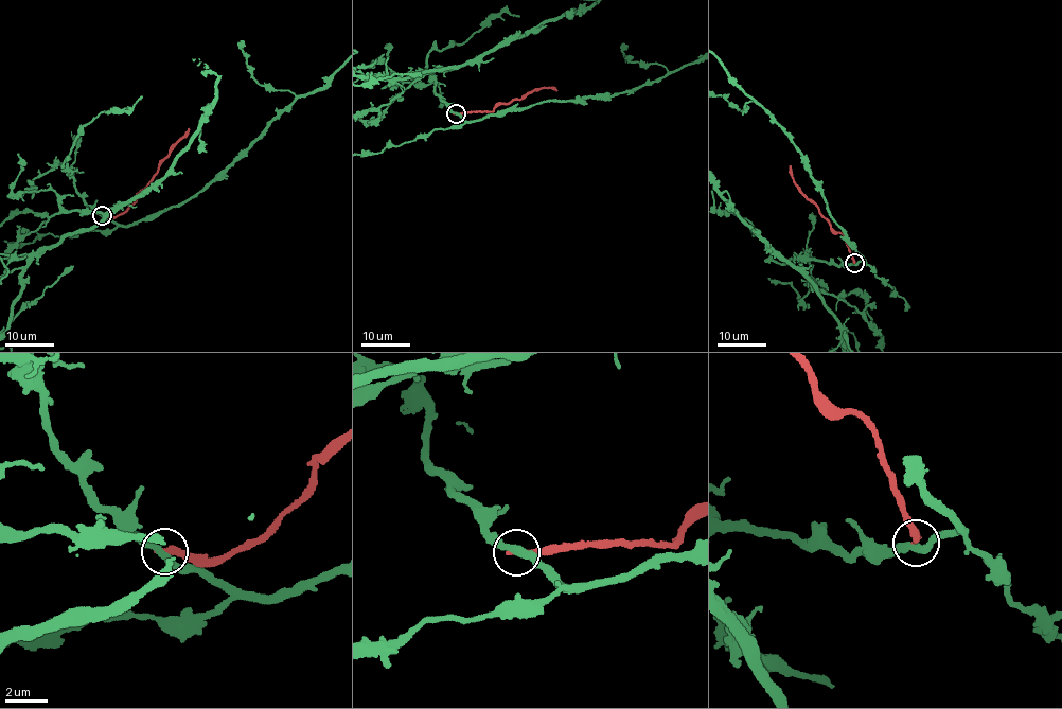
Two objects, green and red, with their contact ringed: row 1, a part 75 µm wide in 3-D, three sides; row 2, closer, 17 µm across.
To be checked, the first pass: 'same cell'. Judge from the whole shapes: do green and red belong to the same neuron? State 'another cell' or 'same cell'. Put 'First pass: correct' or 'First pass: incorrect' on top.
First pass: incorrect
another cell

